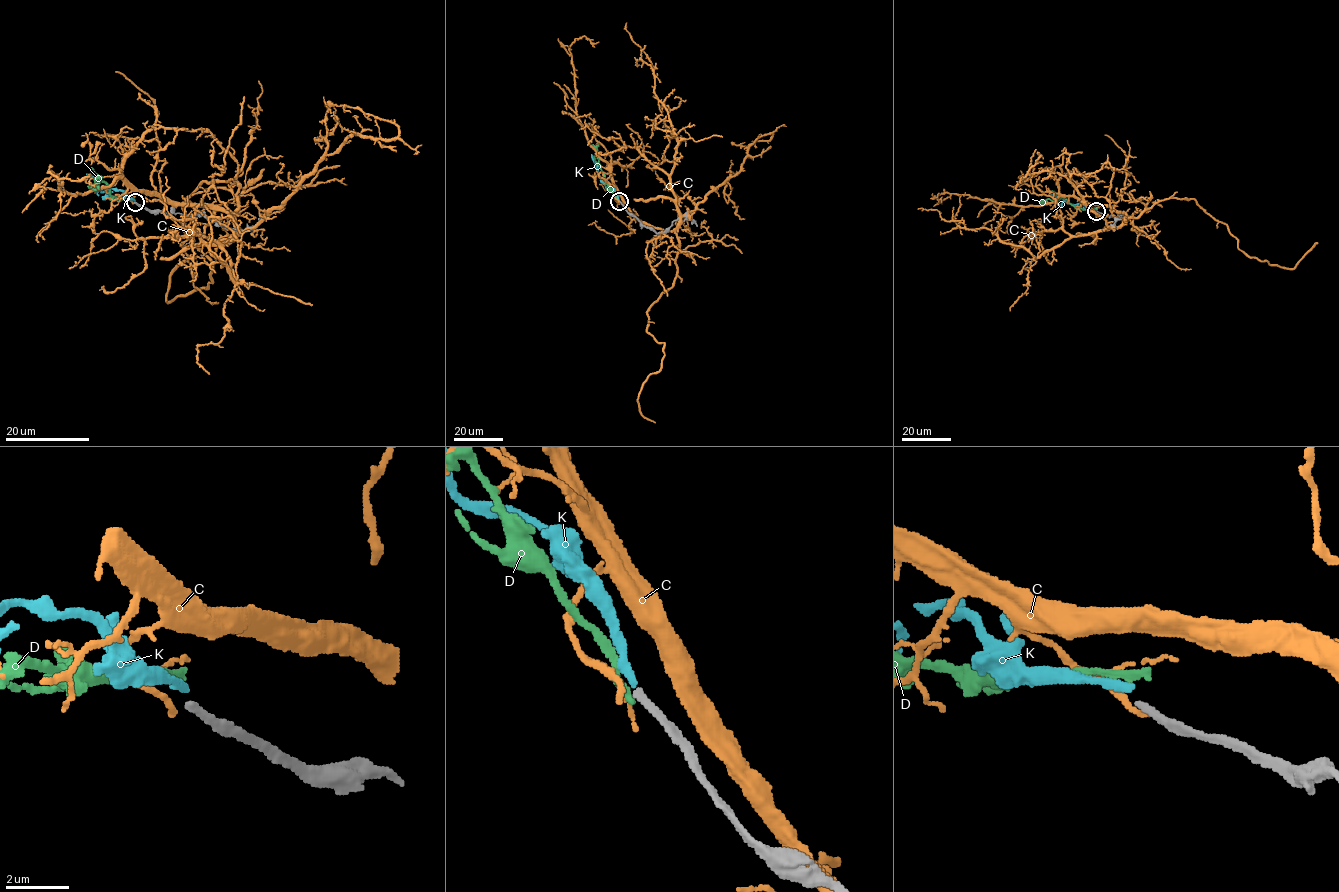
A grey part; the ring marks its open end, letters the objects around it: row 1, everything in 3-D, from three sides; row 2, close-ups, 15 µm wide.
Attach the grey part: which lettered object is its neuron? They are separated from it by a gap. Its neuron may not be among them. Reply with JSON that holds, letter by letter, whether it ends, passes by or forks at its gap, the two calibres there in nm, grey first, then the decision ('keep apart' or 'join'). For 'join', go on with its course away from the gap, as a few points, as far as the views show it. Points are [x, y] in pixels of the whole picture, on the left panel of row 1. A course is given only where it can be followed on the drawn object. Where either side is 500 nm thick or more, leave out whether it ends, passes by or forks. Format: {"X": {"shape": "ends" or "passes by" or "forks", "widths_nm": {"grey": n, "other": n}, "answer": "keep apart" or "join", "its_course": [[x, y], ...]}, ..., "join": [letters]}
{"C": {"shape": "ends", "widths_nm": {"grey": 240, "other": 200}, "answer": "keep apart"}, "D": {"shape": "ends", "widths_nm": {"grey": 240, "other": 320}, "answer": "keep apart"}, "K": {"shape": "ends", "widths_nm": {"grey": 240, "other": 280}, "answer": "keep apart"}, "join": []}

